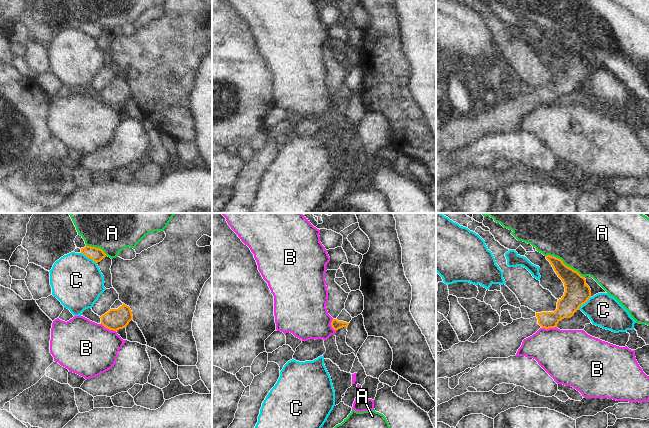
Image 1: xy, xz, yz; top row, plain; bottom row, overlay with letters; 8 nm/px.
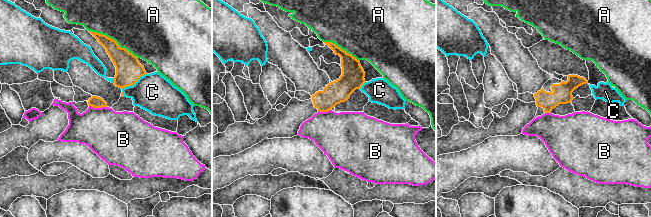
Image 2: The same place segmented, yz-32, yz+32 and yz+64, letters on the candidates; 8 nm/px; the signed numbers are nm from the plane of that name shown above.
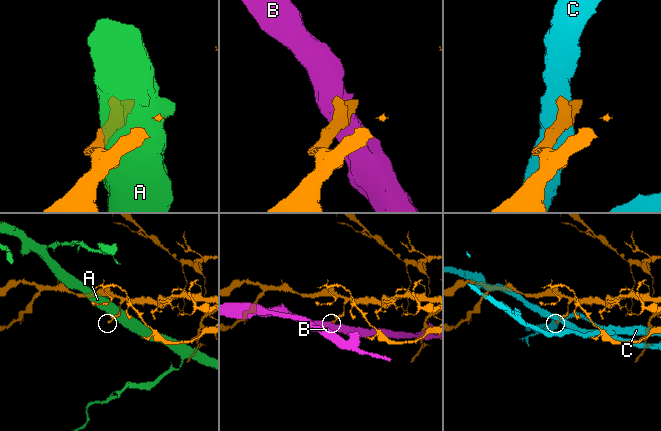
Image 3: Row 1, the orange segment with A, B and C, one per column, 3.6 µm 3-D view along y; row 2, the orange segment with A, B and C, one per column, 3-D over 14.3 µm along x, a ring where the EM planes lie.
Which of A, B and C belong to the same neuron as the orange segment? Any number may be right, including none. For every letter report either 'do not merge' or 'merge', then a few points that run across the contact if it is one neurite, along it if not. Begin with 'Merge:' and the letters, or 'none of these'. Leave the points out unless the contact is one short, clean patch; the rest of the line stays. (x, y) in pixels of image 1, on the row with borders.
Merge: none of these
A: do not merge
B: do not merge | xy (101, 323), (115, 331)
C: do not merge

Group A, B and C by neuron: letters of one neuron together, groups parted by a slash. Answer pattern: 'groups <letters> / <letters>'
groups A / B / C

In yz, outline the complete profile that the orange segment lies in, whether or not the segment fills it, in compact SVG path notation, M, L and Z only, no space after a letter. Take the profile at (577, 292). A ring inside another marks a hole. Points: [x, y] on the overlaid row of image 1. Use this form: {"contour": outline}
{"contour": "M547 255L565 287L564 295L557 302L554 312L536 313L530 319L516 319L504 326L502 323L481 336L475 343L459 342L449 350L436 353L436 379L451 378L468 368L475 368L487 358L508 358L515 356L524 339L535 334L540 328L555 328L564 318L570 318L591 297L591 289L585 277L566 266L563 261Z"}

